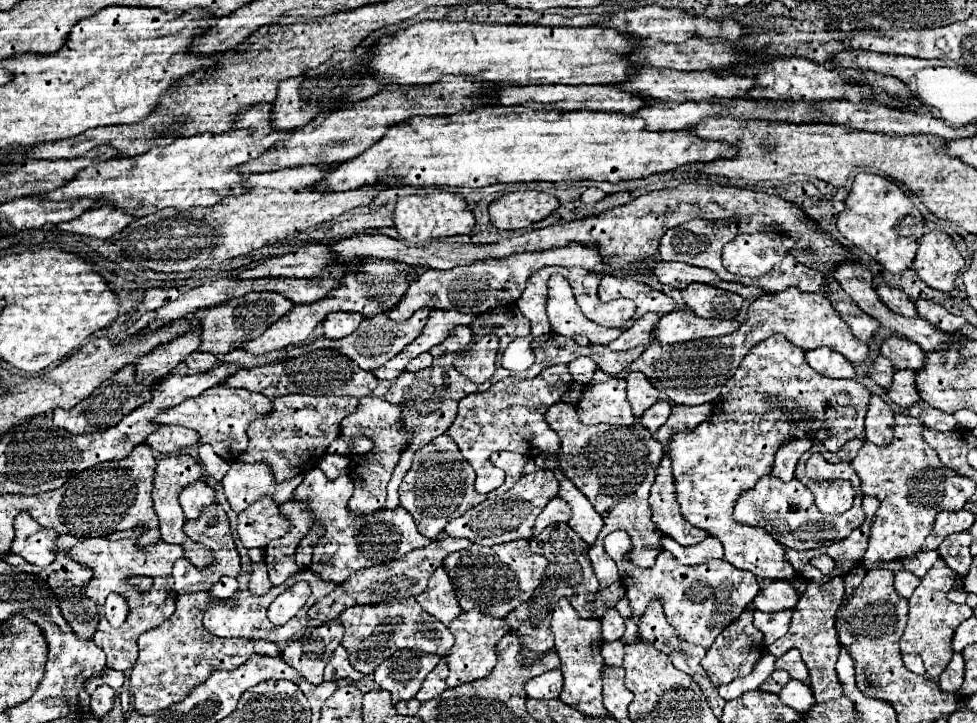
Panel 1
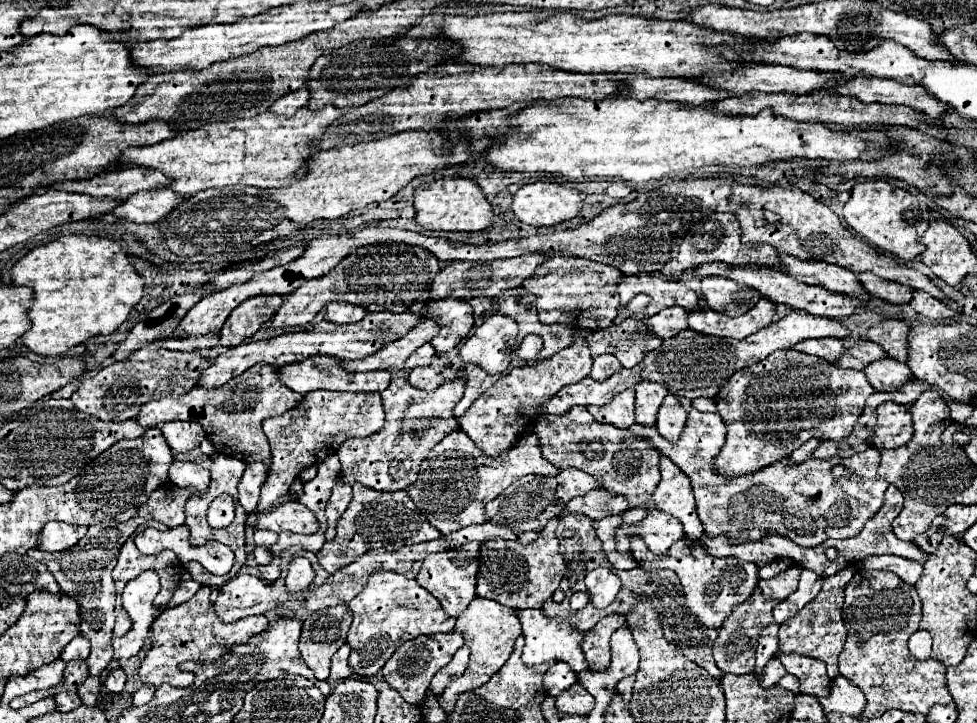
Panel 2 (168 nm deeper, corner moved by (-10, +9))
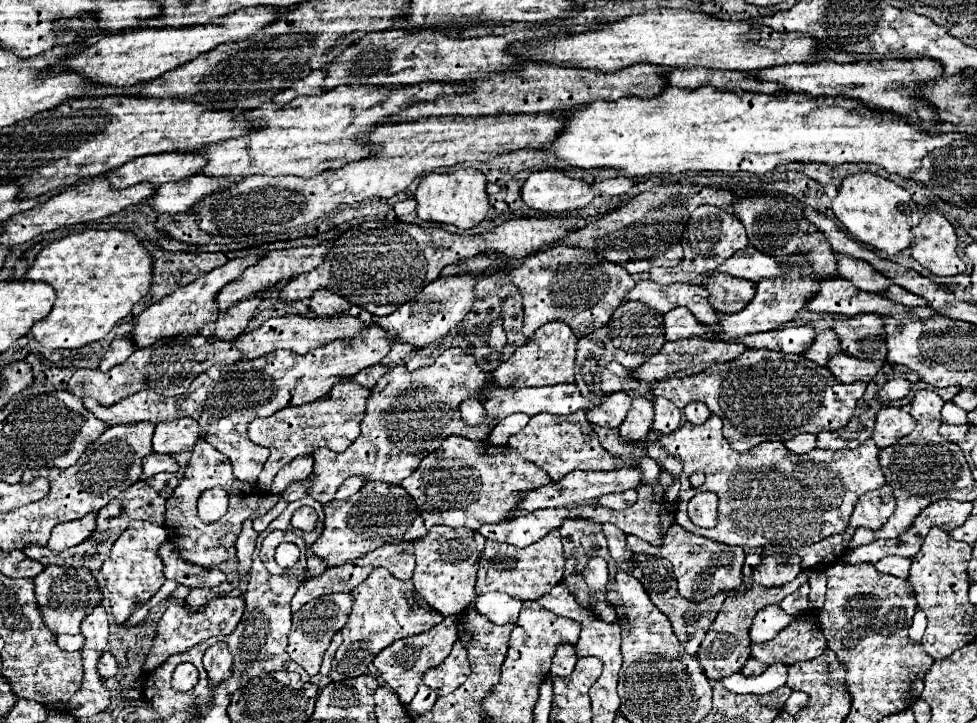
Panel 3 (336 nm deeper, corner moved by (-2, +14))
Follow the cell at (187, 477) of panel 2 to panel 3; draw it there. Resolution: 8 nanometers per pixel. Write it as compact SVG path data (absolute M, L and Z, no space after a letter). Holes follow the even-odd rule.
M150 454L146 460L142 460L142 480L158 474L158 472L170 472L170 474L176 474L180 470L178 462L170 456L170 454Z

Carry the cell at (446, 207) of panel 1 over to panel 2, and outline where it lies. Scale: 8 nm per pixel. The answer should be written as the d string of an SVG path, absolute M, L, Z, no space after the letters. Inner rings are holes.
M448 177L420 185L416 189L414 207L416 207L416 221L424 229L484 231L490 227L492 221L492 205L486 201L478 183L466 177Z

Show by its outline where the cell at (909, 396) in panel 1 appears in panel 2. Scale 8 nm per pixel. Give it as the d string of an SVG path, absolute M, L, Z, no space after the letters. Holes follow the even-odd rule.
M888 357L882 361L874 361L874 365L866 365L864 375L876 391L898 391L904 381L912 377L906 363L898 363Z

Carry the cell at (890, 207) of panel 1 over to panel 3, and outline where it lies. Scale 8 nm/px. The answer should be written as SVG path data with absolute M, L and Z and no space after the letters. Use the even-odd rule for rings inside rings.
M858 172L846 176L842 180L838 196L832 200L832 212L846 226L852 238L876 250L882 250L890 256L900 254L910 246L912 242L910 230L920 222L918 204L912 200L908 190L872 172Z

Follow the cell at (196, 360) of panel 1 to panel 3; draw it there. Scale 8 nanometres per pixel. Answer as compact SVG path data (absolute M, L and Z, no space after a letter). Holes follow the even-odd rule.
M246 256L246 258L228 260L226 264L214 268L212 272L200 276L198 280L178 288L174 294L164 296L160 302L150 304L140 316L134 318L134 342L136 342L136 346L140 346L140 348L152 346L160 338L176 336L176 334L184 334L184 332L194 334L194 332L200 332L204 326L216 322L218 308L214 304L214 296L220 292L222 286L226 286L228 282L236 280L248 266L256 264L258 260L260 260L260 256Z

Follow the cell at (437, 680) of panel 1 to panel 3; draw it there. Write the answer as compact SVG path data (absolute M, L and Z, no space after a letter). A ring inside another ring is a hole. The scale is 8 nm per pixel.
M456 642L452 646L450 656L440 666L428 670L422 682L428 688L432 688L438 696L444 696L456 690L460 684L464 684L468 676L470 676L470 664L468 664L466 648L460 642Z

